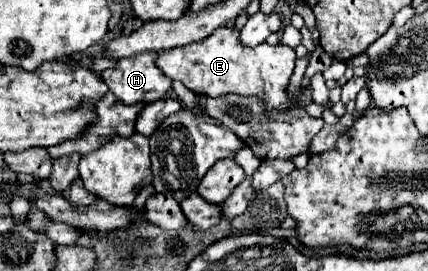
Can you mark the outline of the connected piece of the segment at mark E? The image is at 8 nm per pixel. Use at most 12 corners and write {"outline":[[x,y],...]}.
{"outline":[[240,30],[158,54],[196,94],[258,96],[288,110],[296,54],[244,46]]}

